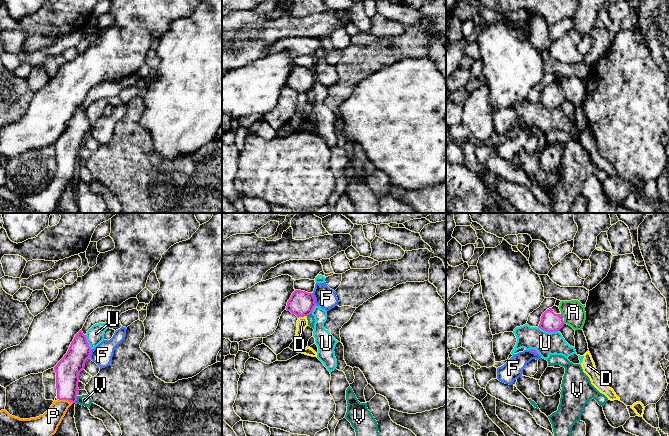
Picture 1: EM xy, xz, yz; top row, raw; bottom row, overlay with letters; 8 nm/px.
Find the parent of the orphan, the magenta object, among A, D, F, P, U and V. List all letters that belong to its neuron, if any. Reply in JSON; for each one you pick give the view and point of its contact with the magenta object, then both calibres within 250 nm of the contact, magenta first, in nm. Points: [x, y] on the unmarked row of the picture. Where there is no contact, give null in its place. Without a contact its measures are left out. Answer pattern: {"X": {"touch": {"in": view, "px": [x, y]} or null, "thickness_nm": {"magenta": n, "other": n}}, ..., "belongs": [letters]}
{"A": {"touch": {"in": "yz", "px": [562, 91]}, "thickness_nm": {"magenta": 160, "other": 180}}, "P": {"touch": {"in": "xy", "px": [66, 175]}, "thickness_nm": {"magenta": 190, "other": 170}}, "belongs": ["A", "P"]}

